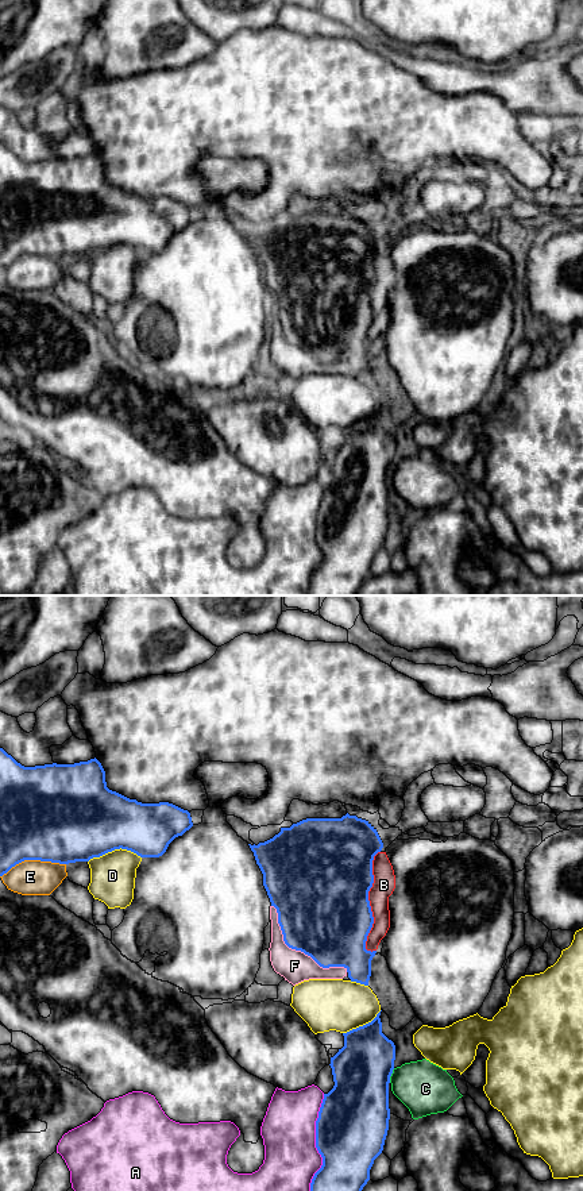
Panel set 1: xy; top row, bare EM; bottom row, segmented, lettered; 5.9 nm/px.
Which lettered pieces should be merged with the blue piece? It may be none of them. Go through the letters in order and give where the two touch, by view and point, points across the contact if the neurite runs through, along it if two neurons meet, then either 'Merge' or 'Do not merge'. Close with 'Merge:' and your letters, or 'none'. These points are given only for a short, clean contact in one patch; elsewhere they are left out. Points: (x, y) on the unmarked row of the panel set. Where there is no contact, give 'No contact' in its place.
A: Touches blue at xy (316, 542). Do not merge
B: Touches blue at xy (369, 297). Do not merge
C: Touches blue at xy (390, 470). Do not merge
D: Touches blue at xy (114, 245). Do not merge
E: Touches blue at xy (33, 254). Do not merge
F: Touches blue at xy (297, 345). Merge
Merge: F

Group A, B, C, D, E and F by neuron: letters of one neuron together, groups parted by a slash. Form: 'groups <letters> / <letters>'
groups A / B / C / D / E / F

